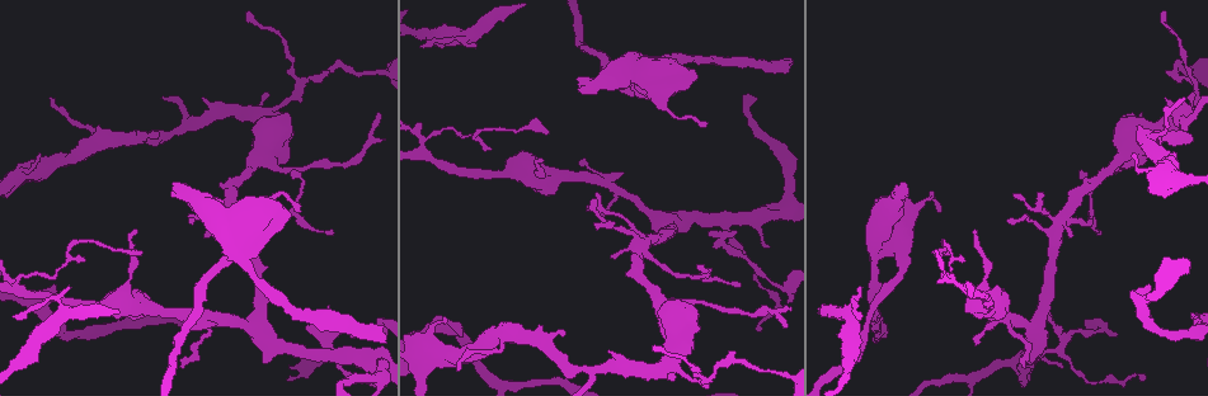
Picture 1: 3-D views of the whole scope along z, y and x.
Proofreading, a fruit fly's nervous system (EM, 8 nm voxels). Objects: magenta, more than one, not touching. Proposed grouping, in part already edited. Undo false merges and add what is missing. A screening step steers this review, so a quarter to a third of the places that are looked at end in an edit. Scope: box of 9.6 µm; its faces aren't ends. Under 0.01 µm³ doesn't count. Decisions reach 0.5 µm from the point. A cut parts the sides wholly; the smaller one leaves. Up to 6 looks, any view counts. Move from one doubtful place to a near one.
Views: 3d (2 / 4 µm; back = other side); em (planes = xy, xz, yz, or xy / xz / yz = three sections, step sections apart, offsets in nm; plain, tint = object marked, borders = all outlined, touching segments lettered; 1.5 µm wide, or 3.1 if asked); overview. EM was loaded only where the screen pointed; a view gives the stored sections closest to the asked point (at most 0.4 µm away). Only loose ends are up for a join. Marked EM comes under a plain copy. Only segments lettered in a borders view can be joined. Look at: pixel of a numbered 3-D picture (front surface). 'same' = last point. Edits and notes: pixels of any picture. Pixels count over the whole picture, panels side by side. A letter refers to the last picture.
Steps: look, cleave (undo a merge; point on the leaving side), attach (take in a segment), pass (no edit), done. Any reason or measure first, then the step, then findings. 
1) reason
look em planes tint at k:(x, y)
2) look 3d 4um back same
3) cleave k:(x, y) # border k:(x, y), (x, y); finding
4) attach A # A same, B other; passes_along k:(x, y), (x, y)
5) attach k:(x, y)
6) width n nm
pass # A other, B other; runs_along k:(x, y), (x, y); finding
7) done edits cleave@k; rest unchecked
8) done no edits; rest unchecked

an open end
look 3d 2um at 1:(14, 315)

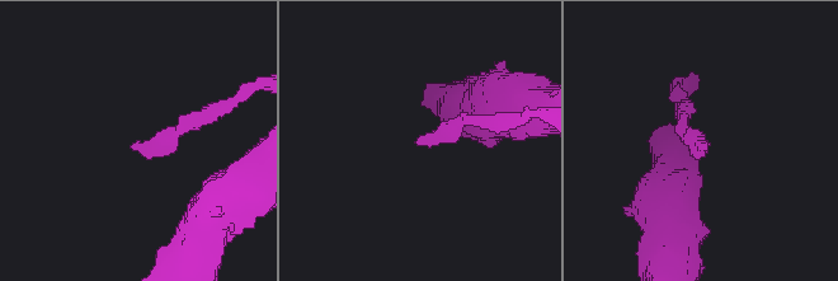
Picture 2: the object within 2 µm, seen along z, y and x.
look em xy step 4 borders at 2:(134, 148)

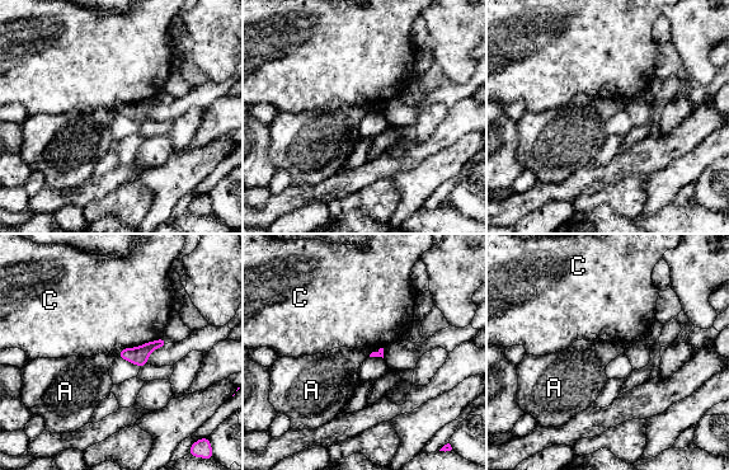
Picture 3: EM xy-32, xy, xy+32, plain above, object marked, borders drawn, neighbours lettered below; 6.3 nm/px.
longest_contact C 320 nm
pass # A other, C other; no lettered segment goes on from it

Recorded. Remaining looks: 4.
free end
look 3d 4um at 1:(1011, 222)

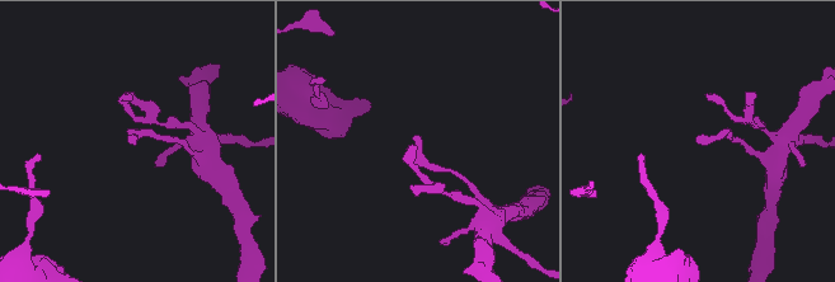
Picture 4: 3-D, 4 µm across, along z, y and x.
look em planes borders at 4:(413, 140)

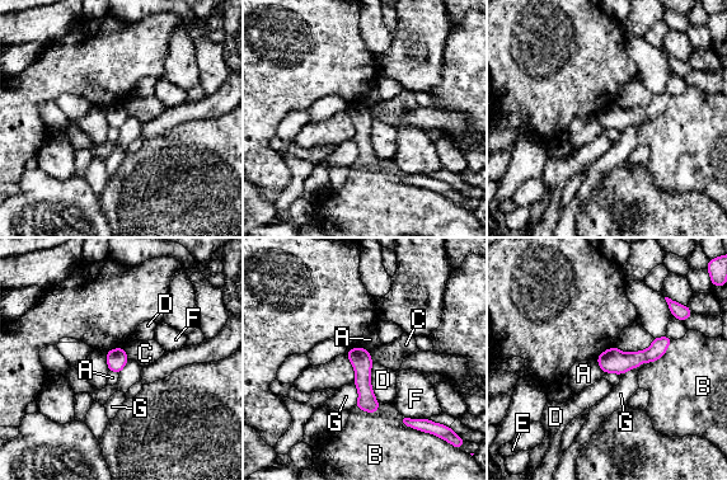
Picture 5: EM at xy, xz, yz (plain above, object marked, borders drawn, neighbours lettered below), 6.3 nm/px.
longest_contact D 260 nm
pass # A other, B other, C other, D other, E other, F other, G other; runs_along 5:(666, 340), (648, 356), (600, 360); no lettered segment goes on from it

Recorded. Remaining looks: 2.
look 3d 2um back at 1:(438, 325)

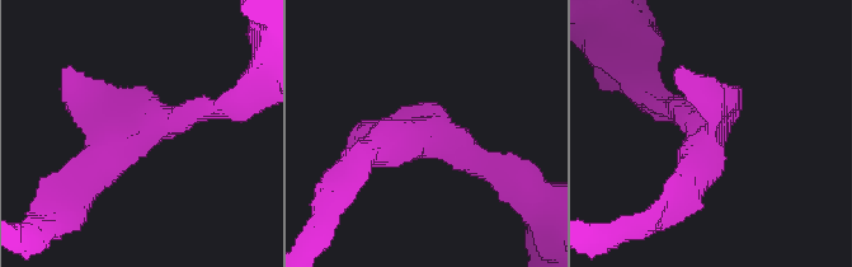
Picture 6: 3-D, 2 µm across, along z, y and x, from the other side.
look em xz step 4 borders at 6:(442, 131)

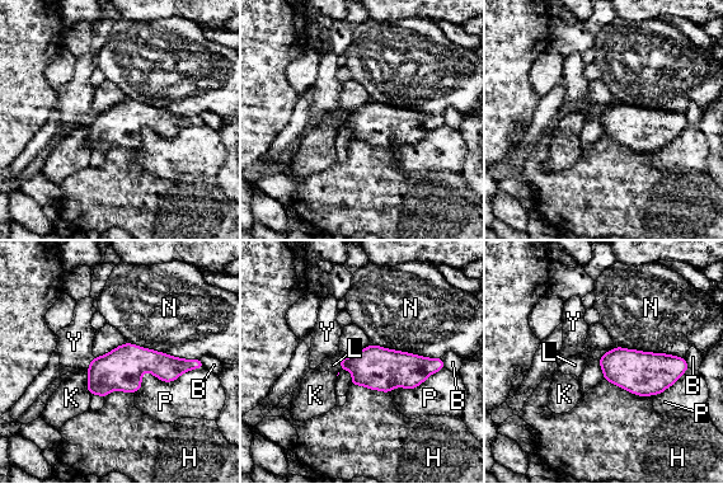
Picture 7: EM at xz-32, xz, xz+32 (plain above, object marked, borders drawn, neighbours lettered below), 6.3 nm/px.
width 240 nm
pass # B other, H other, K other, L other, N other, P other, Y other; all the same neuron

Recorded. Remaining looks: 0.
done no edits; rest unchecked

